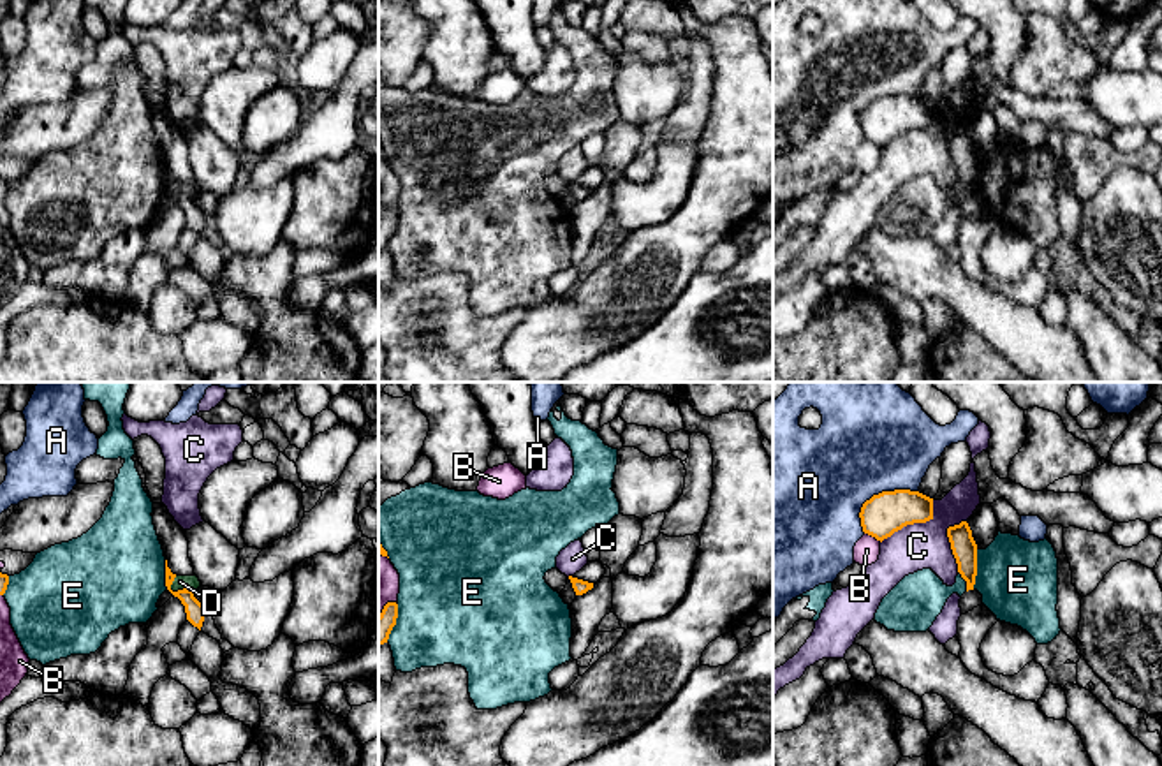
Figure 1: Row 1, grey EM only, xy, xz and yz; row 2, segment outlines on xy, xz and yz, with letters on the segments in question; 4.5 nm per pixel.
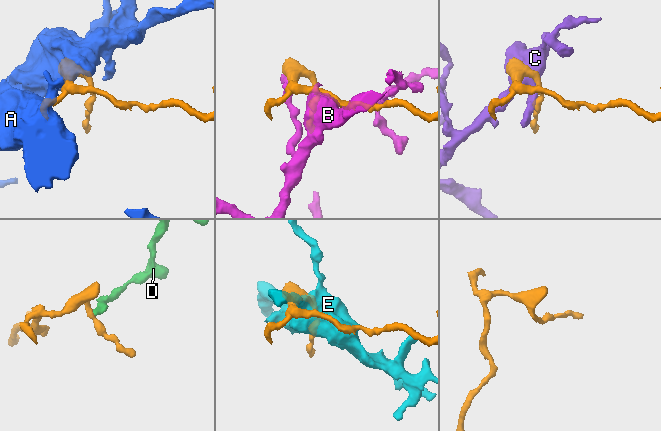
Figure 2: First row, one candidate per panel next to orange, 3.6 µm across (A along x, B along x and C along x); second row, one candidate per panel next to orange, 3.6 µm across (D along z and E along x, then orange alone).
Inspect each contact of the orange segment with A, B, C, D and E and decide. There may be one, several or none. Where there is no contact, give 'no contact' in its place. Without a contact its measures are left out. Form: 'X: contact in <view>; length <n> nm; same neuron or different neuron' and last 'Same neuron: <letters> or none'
A: contact in yz; length 320 nm; different neuron
B: contact in yz; length 90 nm; different neuron
C: contact in yz; length 320 nm; different neuron
D: contact in xy; length 110 nm; different neuron
E: contact in yz; length 190 nm; different neuron
Same neuron: none

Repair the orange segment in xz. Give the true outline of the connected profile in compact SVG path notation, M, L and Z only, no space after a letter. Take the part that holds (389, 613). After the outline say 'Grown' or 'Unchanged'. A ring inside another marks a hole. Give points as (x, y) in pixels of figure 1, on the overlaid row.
M387 602L382 613L379 615L379 646L387 643L389 634L396 625L396 618L398 618L398 604Z. Unchanged

